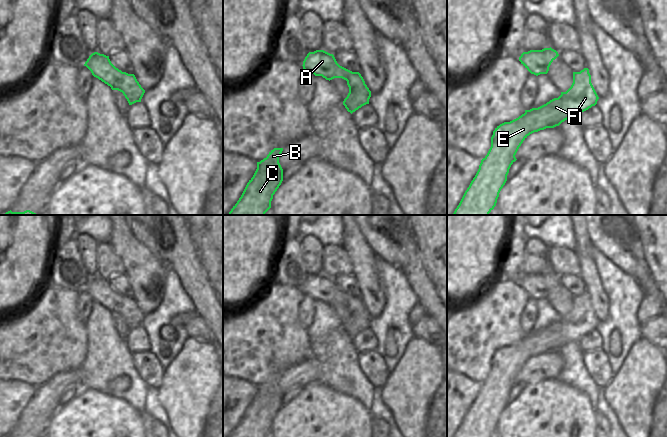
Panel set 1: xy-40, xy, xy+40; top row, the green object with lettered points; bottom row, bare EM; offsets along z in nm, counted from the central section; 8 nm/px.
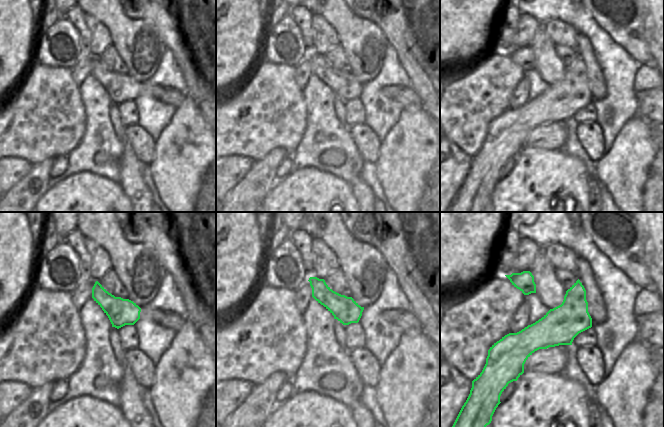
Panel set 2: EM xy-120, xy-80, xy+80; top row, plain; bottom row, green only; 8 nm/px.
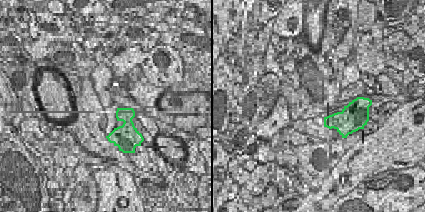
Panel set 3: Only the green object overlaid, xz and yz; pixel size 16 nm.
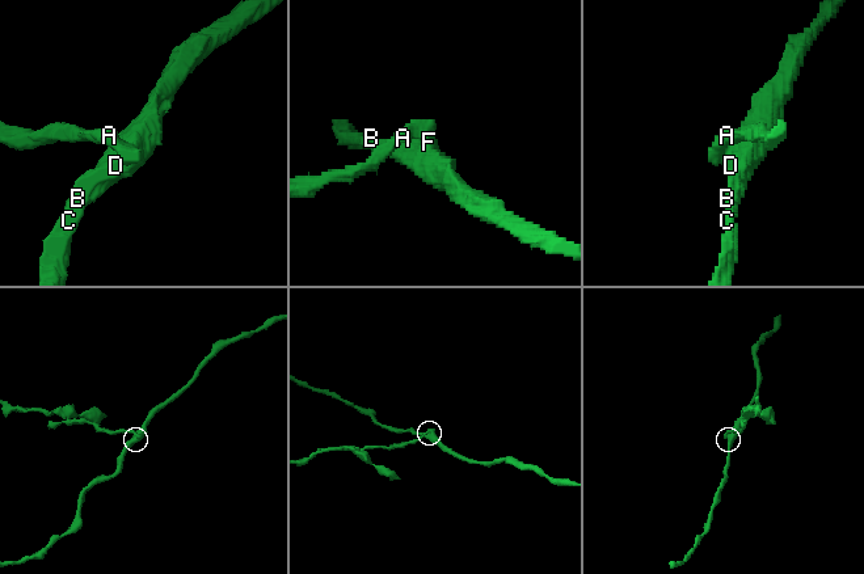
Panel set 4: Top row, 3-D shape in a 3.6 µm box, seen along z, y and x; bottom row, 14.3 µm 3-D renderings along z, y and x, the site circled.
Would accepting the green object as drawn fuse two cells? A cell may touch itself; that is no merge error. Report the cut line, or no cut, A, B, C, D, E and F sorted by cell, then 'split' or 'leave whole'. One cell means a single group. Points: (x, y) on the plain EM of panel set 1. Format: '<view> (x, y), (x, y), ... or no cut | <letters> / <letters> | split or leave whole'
xy (364, 307), (361, 310), (349, 312) | A / B C D E F | split

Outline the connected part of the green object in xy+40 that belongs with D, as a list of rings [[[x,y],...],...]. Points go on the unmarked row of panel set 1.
[[[584,292],[580,296],[573,296],[573,307],[571,311],[566,316],[561,316],[561,319],[558,322],[554,322],[538,332],[525,334],[525,337],[518,342],[510,346],[504,346],[497,350],[491,361],[491,371],[487,379],[481,384],[475,401],[465,415],[454,437],[490,437],[496,430],[499,417],[507,405],[507,399],[511,389],[517,384],[515,379],[523,365],[534,356],[559,350],[568,342],[578,342],[582,336],[588,334],[592,330],[595,330],[598,323],[599,321],[591,307],[591,299],[589,297],[589,293]]]

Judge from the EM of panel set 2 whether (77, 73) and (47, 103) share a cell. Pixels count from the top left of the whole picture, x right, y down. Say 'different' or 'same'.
different

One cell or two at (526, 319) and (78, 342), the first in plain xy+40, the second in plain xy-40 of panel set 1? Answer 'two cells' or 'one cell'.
two cells

